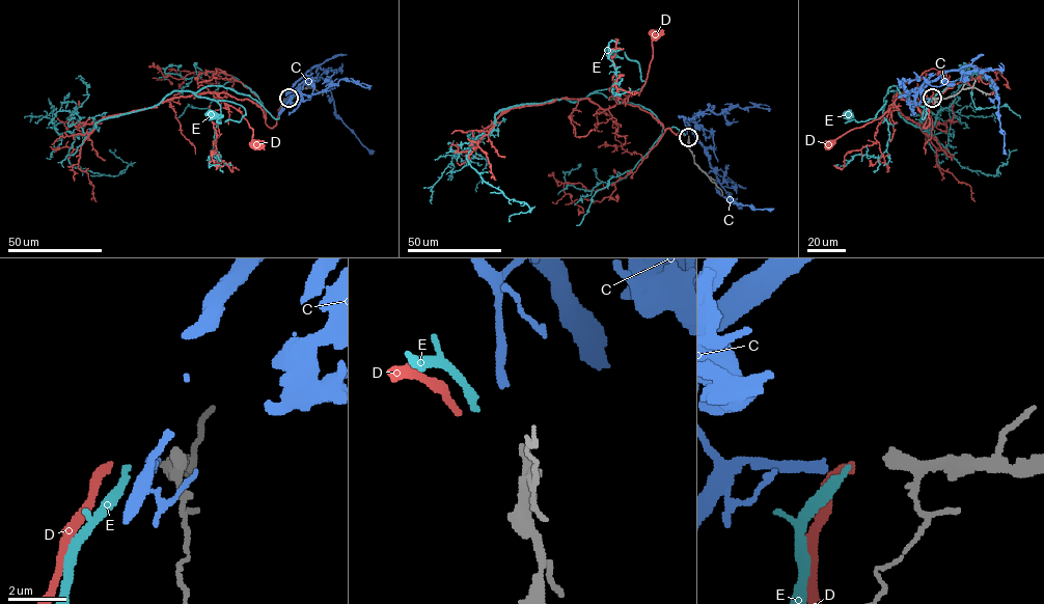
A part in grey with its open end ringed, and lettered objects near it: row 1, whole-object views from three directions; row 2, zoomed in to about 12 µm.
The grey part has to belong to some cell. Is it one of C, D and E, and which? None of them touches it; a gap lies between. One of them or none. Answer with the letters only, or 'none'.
C

